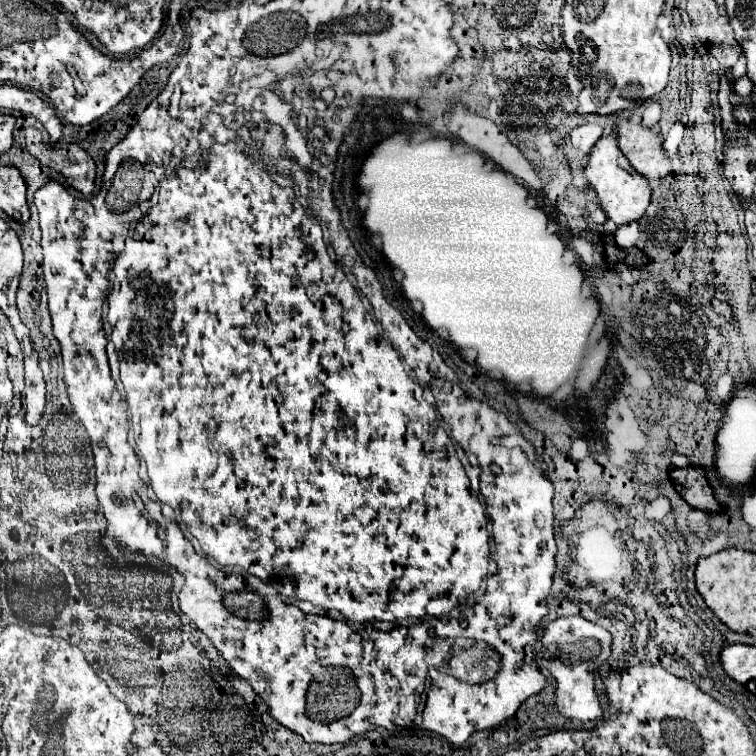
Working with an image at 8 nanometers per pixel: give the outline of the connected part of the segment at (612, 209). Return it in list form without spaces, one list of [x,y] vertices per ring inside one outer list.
[[[608,134],[594,144],[594,148],[588,156],[584,174],[590,182],[590,186],[596,190],[602,210],[616,226],[630,224],[630,222],[642,218],[642,214],[646,212],[646,208],[650,204],[652,192],[650,192],[650,186],[644,180],[644,176],[640,176],[638,172],[632,172],[632,166],[628,164],[628,160],[624,160],[624,154],[616,148],[616,134]]]

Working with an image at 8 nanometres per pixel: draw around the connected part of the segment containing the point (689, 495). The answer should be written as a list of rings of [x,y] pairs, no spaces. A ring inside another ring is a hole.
[[[698,466],[674,468],[670,470],[670,480],[676,492],[682,496],[682,500],[686,500],[692,508],[702,512],[712,512],[712,514],[722,510],[722,506],[712,496],[712,488],[702,468]]]

